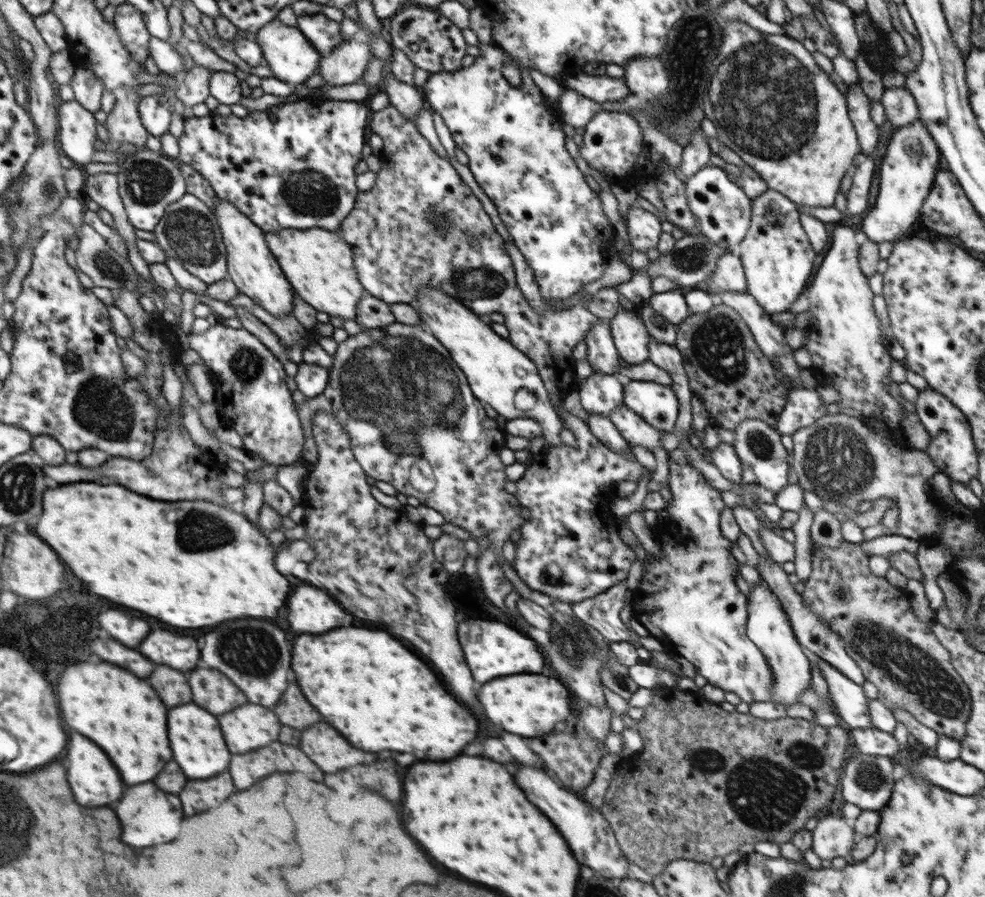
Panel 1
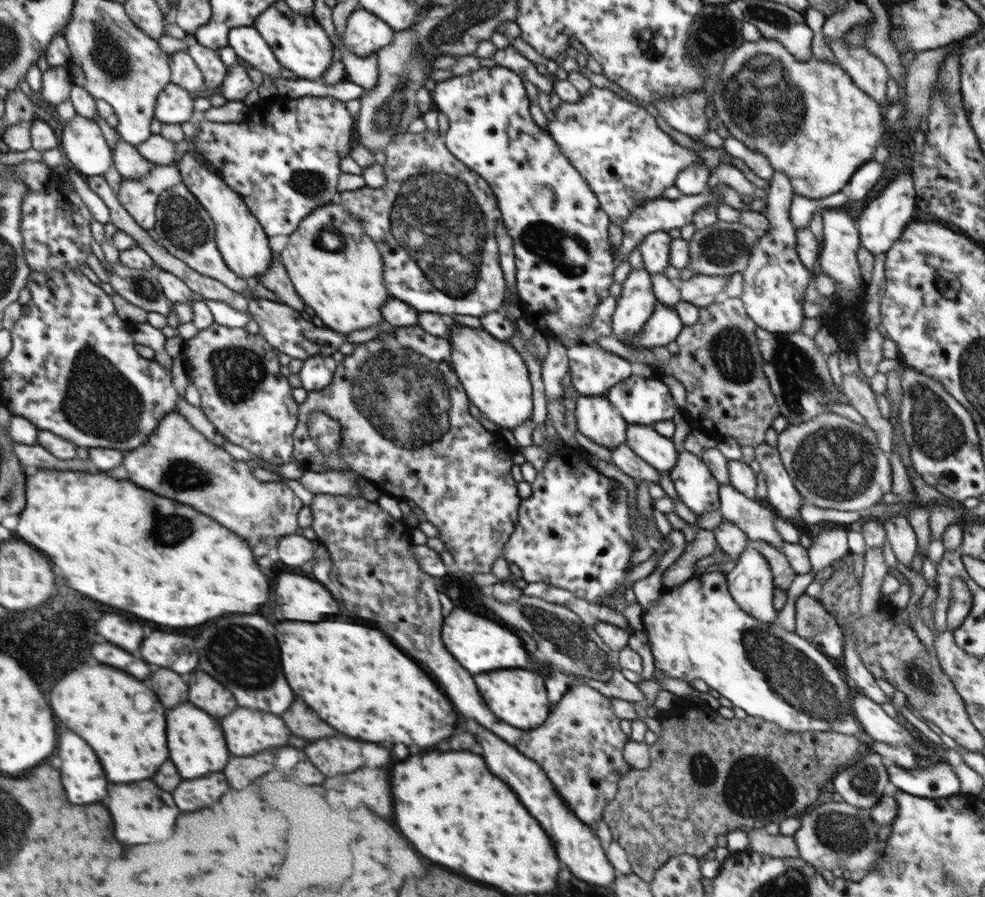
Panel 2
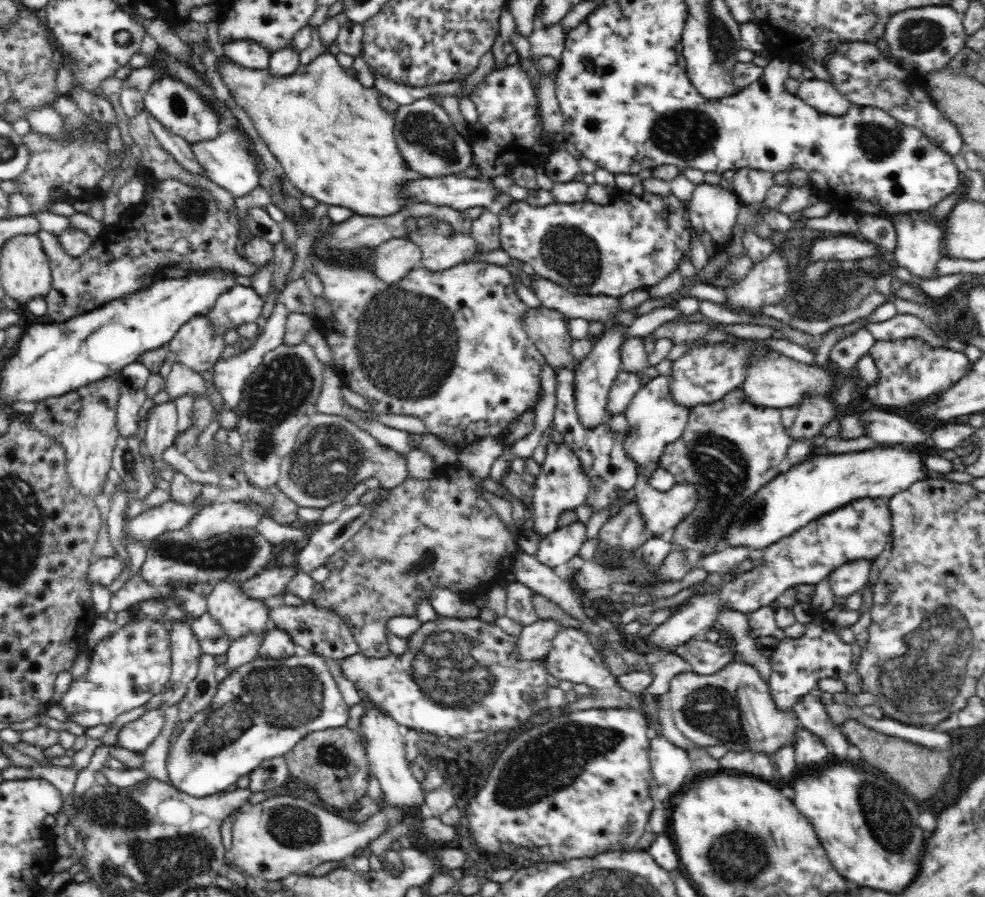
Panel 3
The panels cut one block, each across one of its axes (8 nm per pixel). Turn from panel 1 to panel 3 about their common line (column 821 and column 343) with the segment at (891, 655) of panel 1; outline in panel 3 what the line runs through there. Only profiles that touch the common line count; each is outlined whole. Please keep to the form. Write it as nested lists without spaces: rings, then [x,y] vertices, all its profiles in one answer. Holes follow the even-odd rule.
[[[457,467],[456,469],[449,468],[449,475],[440,472],[438,476],[431,480],[408,478],[405,482],[402,482],[402,484],[396,486],[396,488],[390,489],[387,499],[382,499],[373,508],[371,517],[362,525],[362,528],[360,528],[350,540],[346,541],[346,544],[340,548],[336,554],[332,554],[332,556],[326,558],[324,565],[329,568],[329,577],[322,583],[316,583],[314,594],[312,594],[307,602],[312,602],[314,605],[318,605],[318,607],[324,607],[324,609],[332,609],[333,612],[336,612],[345,620],[362,654],[368,657],[385,657],[390,653],[388,643],[386,642],[385,631],[387,623],[390,622],[390,618],[396,618],[398,616],[416,618],[416,605],[421,599],[429,600],[427,593],[436,586],[449,588],[452,592],[460,595],[474,588],[474,586],[476,586],[476,588],[479,586],[490,586],[492,578],[496,578],[498,573],[502,572],[502,568],[512,566],[516,550],[518,550],[518,543],[514,541],[512,534],[504,525],[504,521],[502,521],[500,515],[494,511],[494,507],[490,505],[488,499],[486,499],[486,495],[482,493],[482,489],[479,489],[479,486],[476,486],[475,481],[468,472]]]

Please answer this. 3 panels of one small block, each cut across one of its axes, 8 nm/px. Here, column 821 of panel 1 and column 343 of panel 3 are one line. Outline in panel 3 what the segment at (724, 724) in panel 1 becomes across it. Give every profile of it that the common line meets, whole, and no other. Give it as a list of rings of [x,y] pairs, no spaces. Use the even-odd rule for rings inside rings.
[[[344,726],[309,732],[284,756],[291,776],[316,790],[321,802],[334,806],[334,810],[352,809],[367,794],[371,774],[365,755],[365,744],[359,731]]]

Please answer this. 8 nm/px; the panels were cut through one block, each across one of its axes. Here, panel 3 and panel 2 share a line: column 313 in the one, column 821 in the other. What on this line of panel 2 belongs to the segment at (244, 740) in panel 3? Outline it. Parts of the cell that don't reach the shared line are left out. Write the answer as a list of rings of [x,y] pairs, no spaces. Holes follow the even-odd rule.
[[[702,573],[679,586],[666,588],[660,600],[643,612],[642,620],[641,633],[648,636],[654,666],[662,670],[666,677],[685,680],[690,685],[696,678],[704,680],[710,688],[728,698],[733,706],[742,708],[750,716],[768,720],[782,730],[798,733],[834,731],[850,736],[860,732],[860,721],[854,716],[850,703],[850,688],[840,669],[823,652],[816,650],[808,639],[778,624],[761,622],[742,610],[732,598],[723,573]]]

